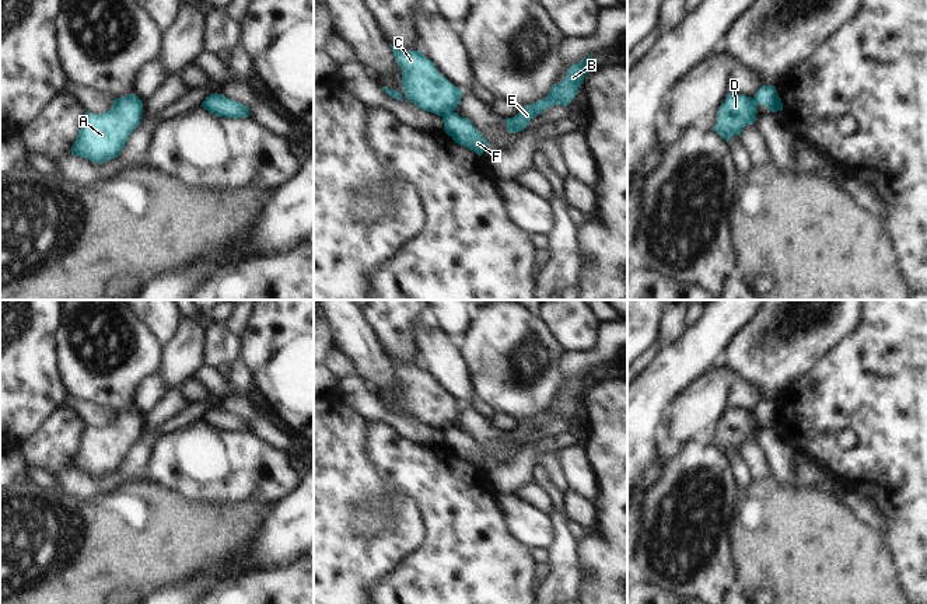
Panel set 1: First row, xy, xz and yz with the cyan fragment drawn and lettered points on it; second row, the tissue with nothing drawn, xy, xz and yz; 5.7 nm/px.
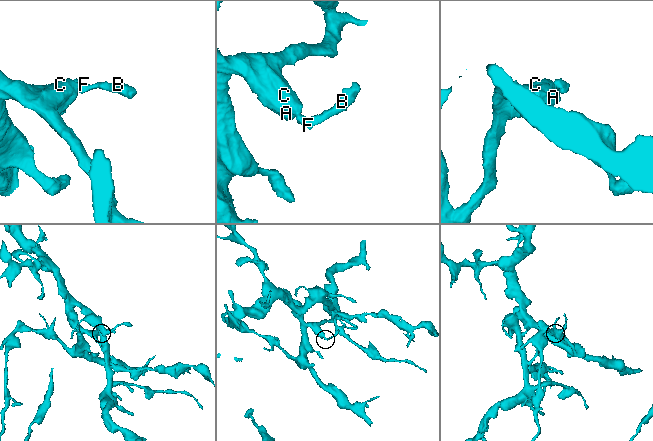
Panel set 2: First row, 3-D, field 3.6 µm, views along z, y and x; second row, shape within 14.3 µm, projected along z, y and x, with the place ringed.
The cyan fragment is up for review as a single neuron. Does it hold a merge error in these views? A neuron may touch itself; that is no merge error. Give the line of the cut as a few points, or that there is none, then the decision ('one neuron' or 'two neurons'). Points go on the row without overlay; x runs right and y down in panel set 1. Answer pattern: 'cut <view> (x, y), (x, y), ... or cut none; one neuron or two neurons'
cut xz (452, 425), (441, 429); two neurons

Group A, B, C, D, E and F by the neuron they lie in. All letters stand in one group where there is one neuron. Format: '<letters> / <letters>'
A C D / B E F

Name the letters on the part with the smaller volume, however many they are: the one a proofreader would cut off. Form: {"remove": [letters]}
{"remove": ["B", "E", "F"]}

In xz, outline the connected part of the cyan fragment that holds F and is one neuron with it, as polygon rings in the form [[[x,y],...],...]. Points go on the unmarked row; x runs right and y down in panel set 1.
[[[456,426],[442,429],[444,444],[452,454],[479,471],[490,460],[482,447],[472,439],[468,432],[461,432]]]

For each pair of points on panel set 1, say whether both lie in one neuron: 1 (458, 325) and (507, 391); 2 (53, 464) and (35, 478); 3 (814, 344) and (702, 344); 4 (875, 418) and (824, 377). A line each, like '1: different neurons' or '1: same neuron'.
1: different neurons
2: different neurons
3: different neurons
4: same neuron

